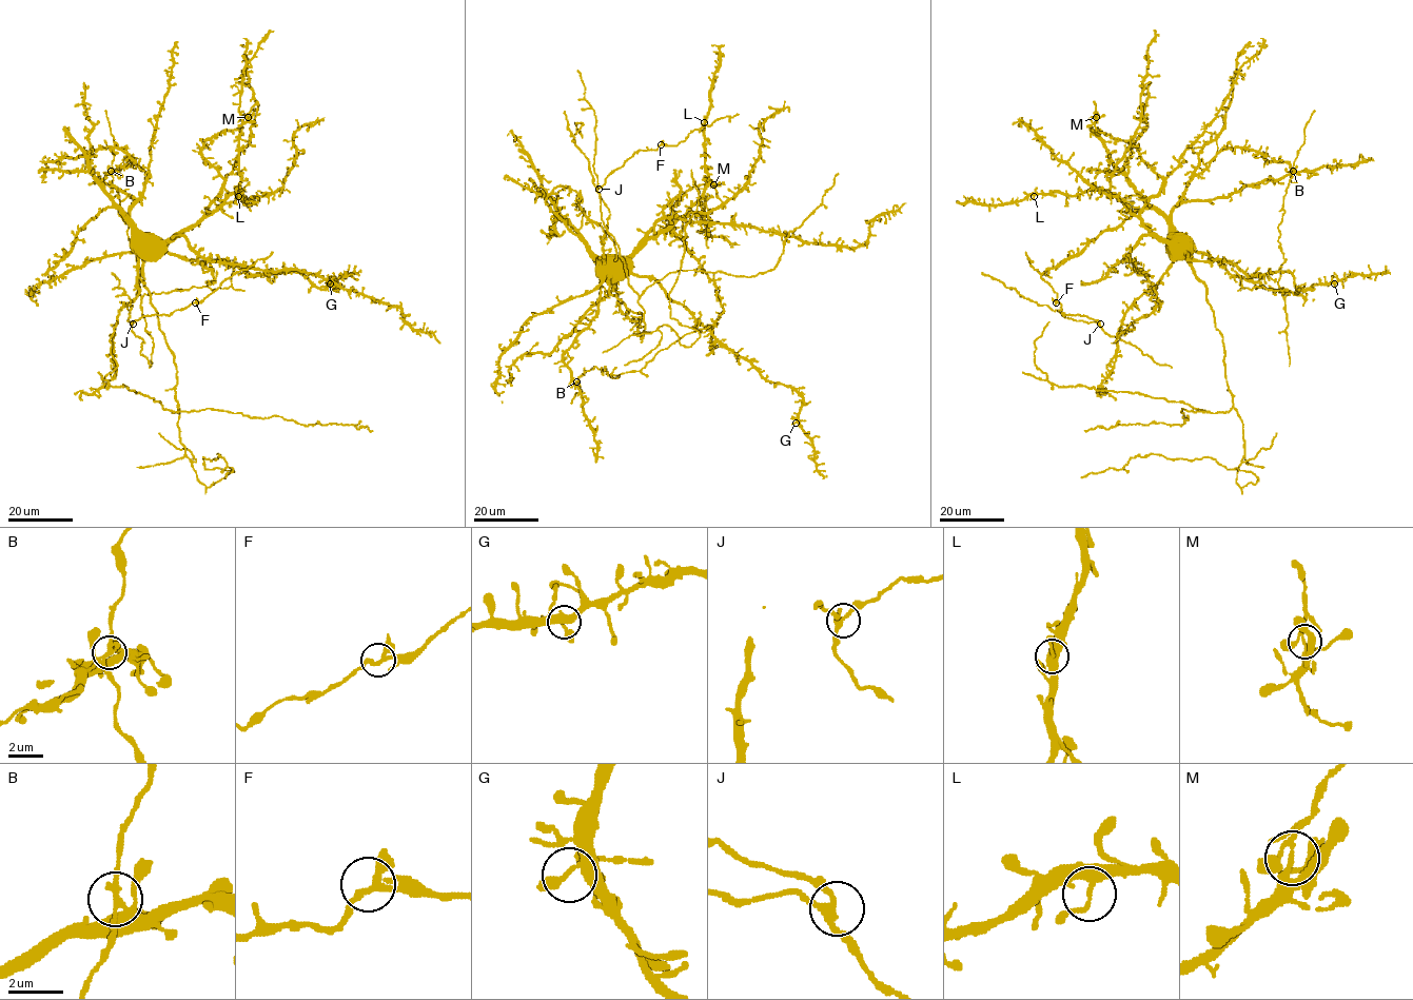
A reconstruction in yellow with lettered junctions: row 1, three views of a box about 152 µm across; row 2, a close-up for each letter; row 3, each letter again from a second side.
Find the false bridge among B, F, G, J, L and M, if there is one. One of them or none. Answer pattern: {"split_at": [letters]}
{"split_at": ["M"]}

